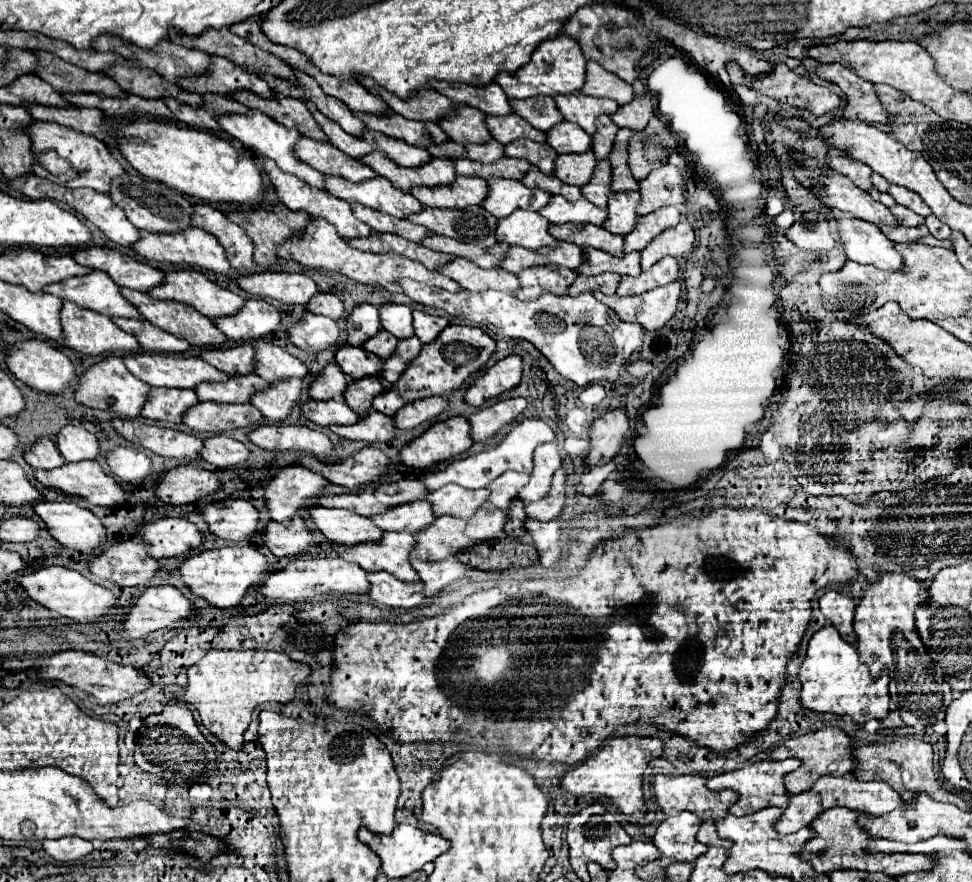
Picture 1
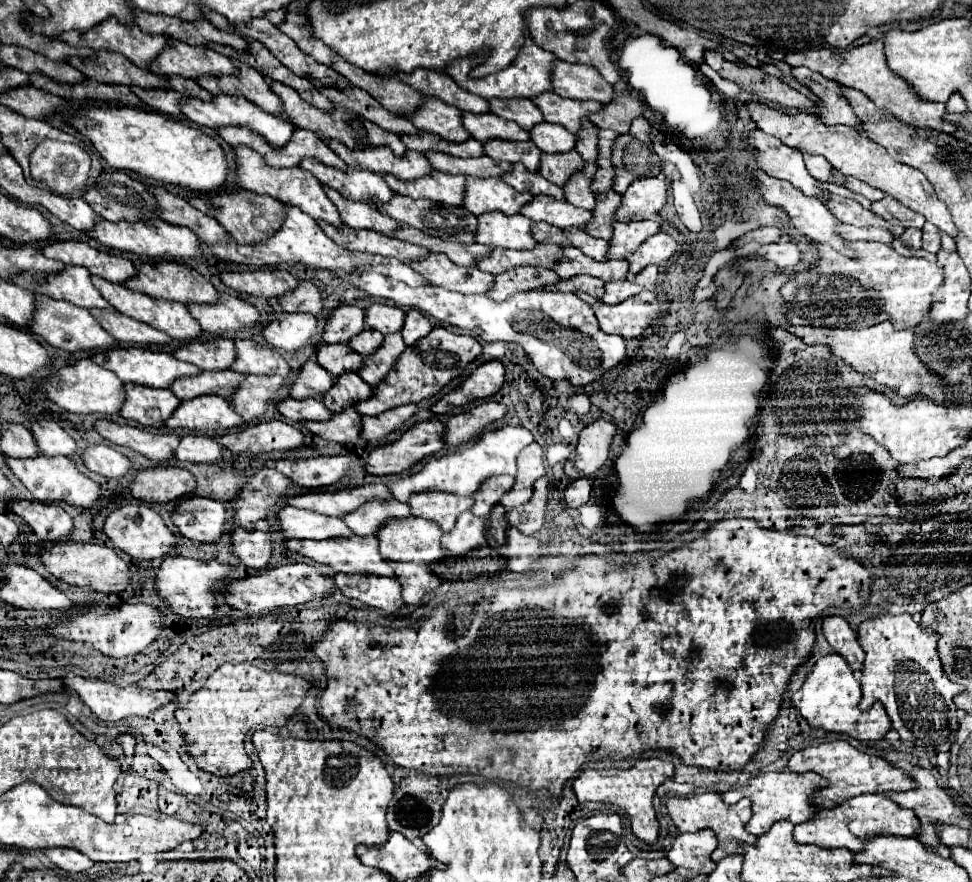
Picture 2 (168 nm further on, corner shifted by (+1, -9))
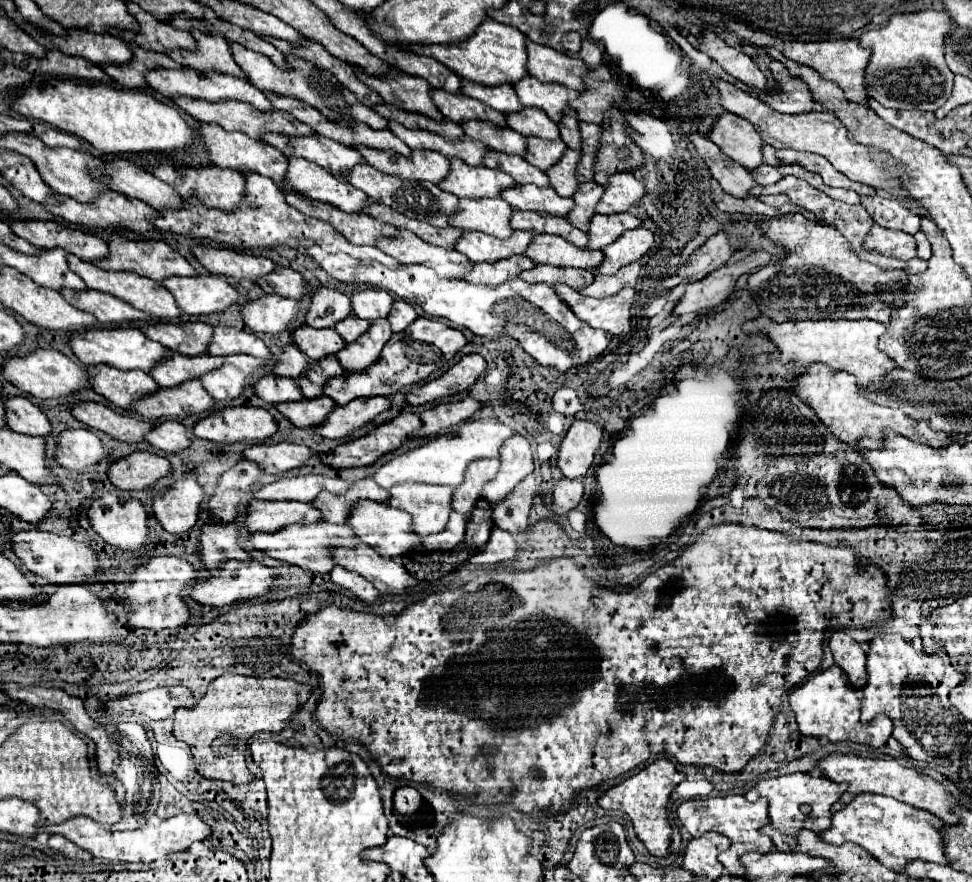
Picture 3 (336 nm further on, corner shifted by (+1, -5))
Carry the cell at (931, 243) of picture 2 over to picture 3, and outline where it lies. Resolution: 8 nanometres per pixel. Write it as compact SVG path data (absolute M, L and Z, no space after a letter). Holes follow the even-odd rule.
M918 231L918 233L914 235L914 239L916 239L916 257L928 261L928 259L930 259L930 245L928 245L928 239L924 237L922 231Z

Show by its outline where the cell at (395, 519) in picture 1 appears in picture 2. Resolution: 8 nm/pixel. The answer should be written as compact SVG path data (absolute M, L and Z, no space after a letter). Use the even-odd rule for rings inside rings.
M368 501L354 513L348 513L344 523L356 533L356 535L376 535L382 525L386 525L390 519L408 519L412 517L412 509L408 503L400 501Z

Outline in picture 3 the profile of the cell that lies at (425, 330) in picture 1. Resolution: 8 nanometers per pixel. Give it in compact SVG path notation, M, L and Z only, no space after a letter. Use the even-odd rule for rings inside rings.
M394 301L392 303L392 313L388 313L388 321L392 325L392 333L400 333L404 331L414 319L416 319L416 311L410 303L406 301Z

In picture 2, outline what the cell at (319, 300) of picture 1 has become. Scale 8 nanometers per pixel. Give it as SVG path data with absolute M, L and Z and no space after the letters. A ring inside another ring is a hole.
M300 281L300 287L298 291L292 295L284 295L278 299L280 307L286 311L286 313L308 313L308 315L322 315L324 311L324 301L320 297L320 291L316 289L316 285L308 283L308 281Z

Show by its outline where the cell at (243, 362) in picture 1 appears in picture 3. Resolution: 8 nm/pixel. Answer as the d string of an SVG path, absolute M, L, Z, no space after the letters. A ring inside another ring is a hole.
M188 321L182 325L174 323L154 323L140 329L152 341L162 343L166 349L184 355L206 353L206 347L212 339L212 327L200 321Z

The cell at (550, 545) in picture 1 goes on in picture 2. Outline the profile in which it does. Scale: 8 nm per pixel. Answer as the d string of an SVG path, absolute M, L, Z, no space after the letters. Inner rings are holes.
M510 527L506 531L506 545L502 545L498 549L498 555L502 557L526 557L526 555L538 555L542 549L542 541L538 541L536 537L528 537L524 533L520 533L518 529Z

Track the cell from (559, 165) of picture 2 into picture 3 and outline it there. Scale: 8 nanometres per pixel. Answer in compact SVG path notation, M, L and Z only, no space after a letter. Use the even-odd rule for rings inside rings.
M526 137L526 139L528 139L528 153L524 155L524 159L542 171L552 167L566 151L564 141L560 139L556 141L544 141L536 137Z

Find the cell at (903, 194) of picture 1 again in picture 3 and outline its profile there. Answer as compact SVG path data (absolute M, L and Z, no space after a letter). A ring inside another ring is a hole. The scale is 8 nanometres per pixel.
M872 195L872 197L860 197L860 203L868 211L874 223L886 229L894 231L904 231L914 235L920 229L920 217L914 215L910 209L900 205L900 201L882 197L882 195Z

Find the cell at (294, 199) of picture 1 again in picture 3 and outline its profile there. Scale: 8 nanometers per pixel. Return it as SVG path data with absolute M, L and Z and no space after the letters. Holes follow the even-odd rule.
M198 123L198 133L200 133L200 137L204 141L204 149L206 149L210 161L214 165L224 167L224 169L226 167L228 169L236 169L240 173L244 173L244 171L256 171L256 173L260 173L264 177L270 177L276 185L282 183L286 167L288 167L288 159L284 157L282 151L278 151L272 145L268 145L266 141L252 139L246 133L240 133L240 131L224 131L216 123Z

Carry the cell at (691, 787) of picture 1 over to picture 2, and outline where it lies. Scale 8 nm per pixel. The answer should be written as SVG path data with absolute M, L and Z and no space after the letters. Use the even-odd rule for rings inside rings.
M698 793L692 797L670 797L666 801L666 809L668 815L672 817L674 825L678 827L678 831L698 831L698 829L712 829L716 833L719 845L723 846L728 853L734 853L740 846L740 841L756 841L754 835L746 833L744 825L750 819L750 799L742 799L736 805L726 805L724 801L720 801L718 793Z

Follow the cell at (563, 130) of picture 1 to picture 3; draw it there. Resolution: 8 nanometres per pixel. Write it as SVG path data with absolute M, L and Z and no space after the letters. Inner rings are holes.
M524 107L524 109L520 109L520 113L506 113L506 121L508 121L508 127L522 133L524 137L528 137L528 135L534 135L540 139L558 139L560 137L558 125L552 119L548 119L542 109Z

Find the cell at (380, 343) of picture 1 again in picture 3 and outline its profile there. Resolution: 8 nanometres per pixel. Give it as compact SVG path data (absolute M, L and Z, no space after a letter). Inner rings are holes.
M356 315L346 317L344 321L338 321L338 323L336 323L336 331L340 333L340 337L342 337L346 343L352 343L352 341L358 339L360 335L364 335L368 327L370 327L370 321L364 321L364 319L356 317Z

